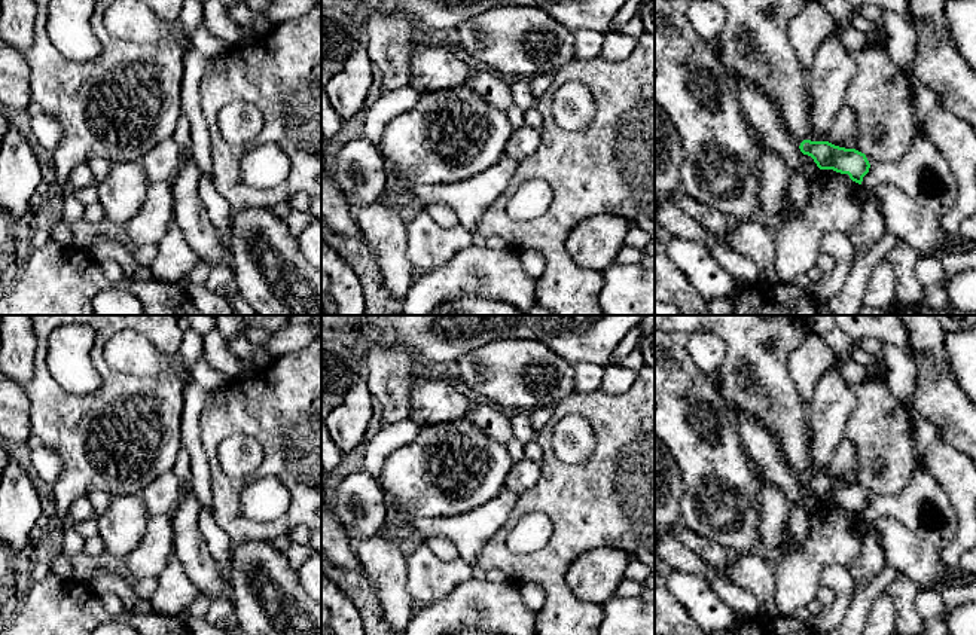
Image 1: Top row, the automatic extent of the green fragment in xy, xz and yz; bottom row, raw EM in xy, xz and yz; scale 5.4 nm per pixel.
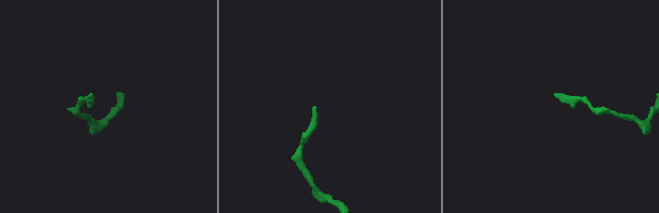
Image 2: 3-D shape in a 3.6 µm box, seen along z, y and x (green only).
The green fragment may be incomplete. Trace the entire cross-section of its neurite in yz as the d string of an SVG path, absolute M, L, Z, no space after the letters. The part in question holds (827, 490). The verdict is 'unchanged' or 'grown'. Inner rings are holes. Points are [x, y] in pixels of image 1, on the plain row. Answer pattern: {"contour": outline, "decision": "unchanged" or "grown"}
{"contour": "M772 437L772 440L787 473L797 479L803 488L811 489L820 503L833 503L841 507L848 507L853 515L861 518L863 510L870 501L864 486L855 482L839 480L829 474L802 473L783 457L781 442L777 437Z", "decision": "grown"}

